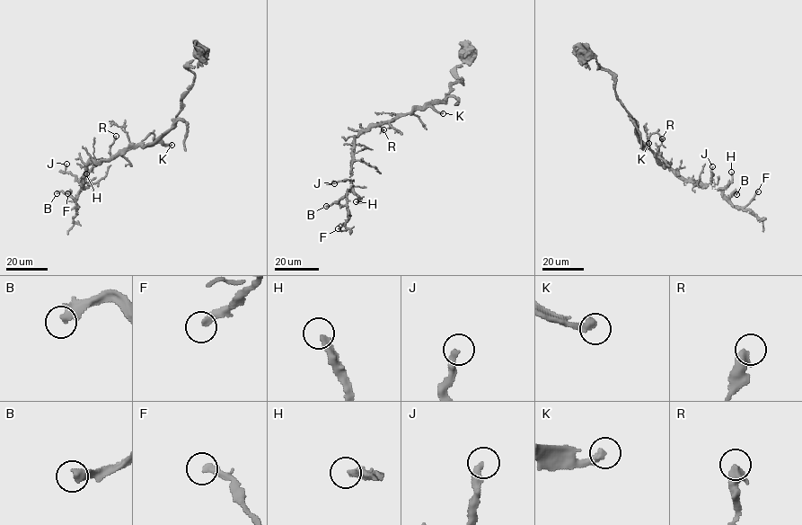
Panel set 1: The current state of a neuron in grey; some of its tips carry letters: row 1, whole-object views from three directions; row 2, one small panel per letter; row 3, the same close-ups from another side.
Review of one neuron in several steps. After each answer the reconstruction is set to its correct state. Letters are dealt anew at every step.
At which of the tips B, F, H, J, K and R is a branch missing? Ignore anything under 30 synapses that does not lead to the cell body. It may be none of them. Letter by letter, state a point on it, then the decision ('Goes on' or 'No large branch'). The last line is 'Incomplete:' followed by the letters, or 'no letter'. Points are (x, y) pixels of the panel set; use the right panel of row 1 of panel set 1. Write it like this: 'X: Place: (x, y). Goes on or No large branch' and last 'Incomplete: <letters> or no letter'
B: Place: (736, 194). Goes on
F: Place: (758, 191). No large branch
H: Place: (731, 172). No large branch
J: Place: (712, 166). No large branch
K: Place: (648, 143). Goes on
R: Place: (662, 138). No large branch
Incomplete: B, K

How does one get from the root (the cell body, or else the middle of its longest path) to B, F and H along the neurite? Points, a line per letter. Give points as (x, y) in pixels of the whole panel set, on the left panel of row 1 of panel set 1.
B: (199, 52), (189, 64), (192, 86), (172, 126), (159, 139), (90, 162), (76, 196), (57, 193)
F: (199, 52), (189, 64), (192, 86), (172, 126), (149, 145), (90, 162), (79, 179), (76, 209), (67, 193)
H: (199, 52), (189, 64), (192, 86), (172, 126), (149, 145), (90, 162), (81, 188), (88, 186), (86, 173)

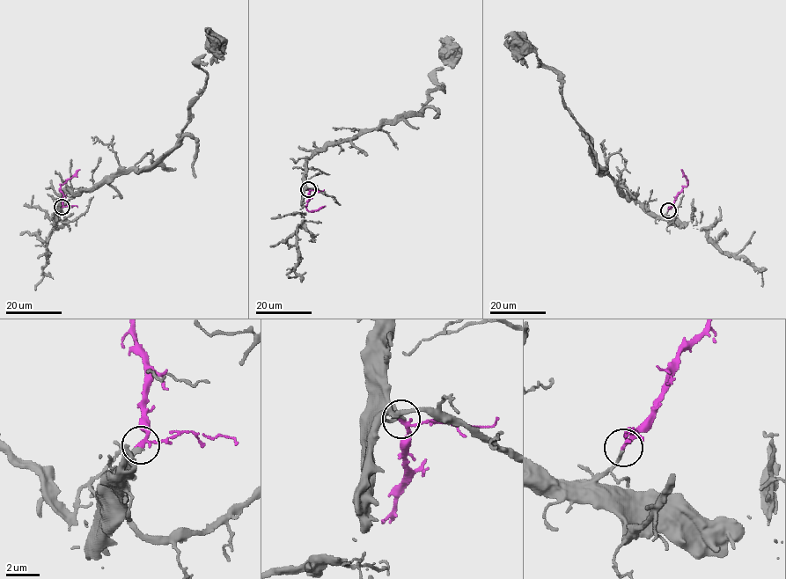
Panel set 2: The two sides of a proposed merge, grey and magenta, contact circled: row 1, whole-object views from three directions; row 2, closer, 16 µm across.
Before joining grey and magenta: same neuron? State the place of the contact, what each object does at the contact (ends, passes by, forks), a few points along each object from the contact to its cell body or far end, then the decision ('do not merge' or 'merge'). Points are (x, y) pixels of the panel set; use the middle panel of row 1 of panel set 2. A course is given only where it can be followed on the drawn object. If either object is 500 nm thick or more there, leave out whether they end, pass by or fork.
at (308, 189); grey ends there; magenta passes by; grey runs (308, 189), (305, 161), (319, 150), (395, 124), (423, 109), (427, 95), (444, 89), (435, 69), (448, 54); magenta runs (308, 189), (308, 211), (317, 211), (325, 206); do not merge

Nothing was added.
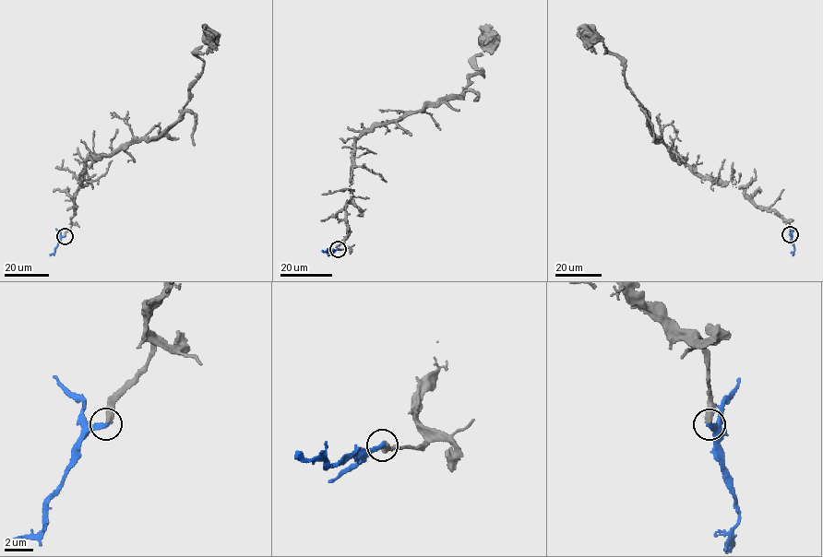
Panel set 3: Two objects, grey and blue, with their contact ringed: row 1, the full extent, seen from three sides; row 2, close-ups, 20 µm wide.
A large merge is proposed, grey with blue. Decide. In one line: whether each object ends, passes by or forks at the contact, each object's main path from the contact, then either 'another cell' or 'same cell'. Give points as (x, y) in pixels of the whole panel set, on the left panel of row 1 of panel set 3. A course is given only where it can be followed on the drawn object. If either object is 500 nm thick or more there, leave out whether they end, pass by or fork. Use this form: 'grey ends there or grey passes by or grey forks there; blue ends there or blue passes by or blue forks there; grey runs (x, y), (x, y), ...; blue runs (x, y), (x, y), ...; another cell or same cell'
grey ends there; blue ends there; grey runs (65, 236), (85, 161), (164, 133), (179, 118), (188, 89), (198, 78), (203, 62), (197, 50), (209, 38); blue runs (65, 236), (50, 254); same cell

